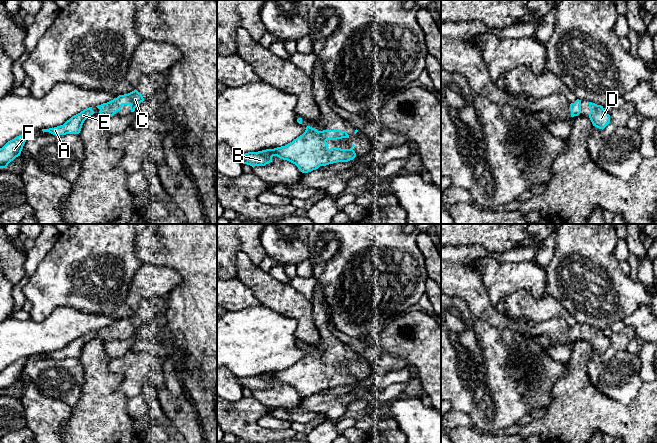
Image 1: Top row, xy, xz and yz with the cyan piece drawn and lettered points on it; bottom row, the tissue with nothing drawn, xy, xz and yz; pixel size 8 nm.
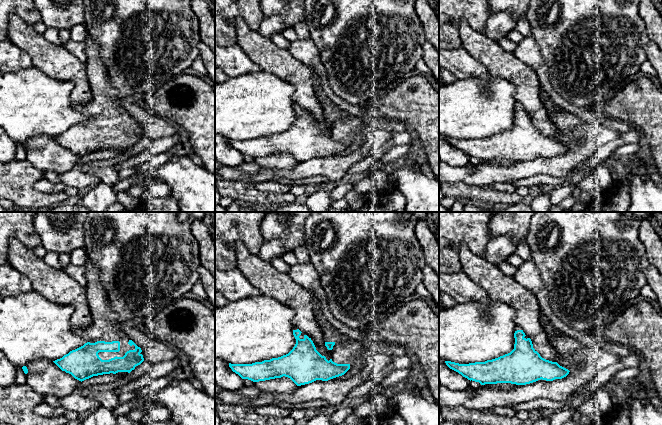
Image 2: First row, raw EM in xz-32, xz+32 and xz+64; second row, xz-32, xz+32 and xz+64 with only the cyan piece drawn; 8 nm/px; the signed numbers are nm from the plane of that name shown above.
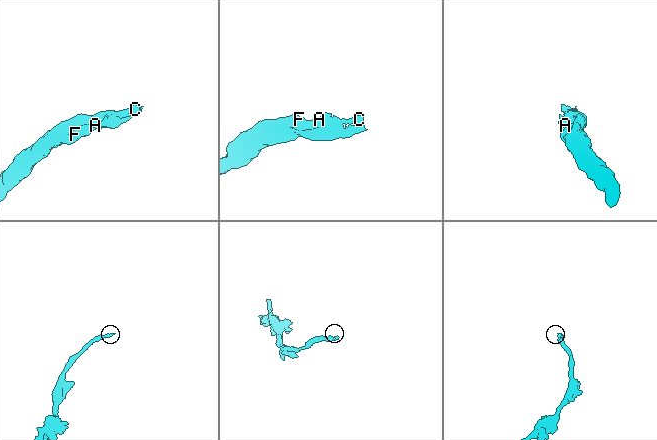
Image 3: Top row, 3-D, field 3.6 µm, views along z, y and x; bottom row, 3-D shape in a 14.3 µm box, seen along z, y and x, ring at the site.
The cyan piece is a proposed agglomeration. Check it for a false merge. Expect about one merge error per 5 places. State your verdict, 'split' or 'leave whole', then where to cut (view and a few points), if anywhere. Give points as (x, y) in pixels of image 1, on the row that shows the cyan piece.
leave whole; no cut

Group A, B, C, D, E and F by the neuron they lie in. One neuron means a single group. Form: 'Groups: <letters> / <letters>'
Groups: A B C D E F

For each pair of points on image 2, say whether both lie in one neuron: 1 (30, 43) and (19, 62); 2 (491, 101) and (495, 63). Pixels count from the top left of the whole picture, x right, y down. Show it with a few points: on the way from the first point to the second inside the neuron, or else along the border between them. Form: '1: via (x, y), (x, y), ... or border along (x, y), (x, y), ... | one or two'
1: border along (10, 41), (19, 46), (28, 55), (33, 65) | two
2: border along (490, 74), (506, 79), (515, 86) | two

